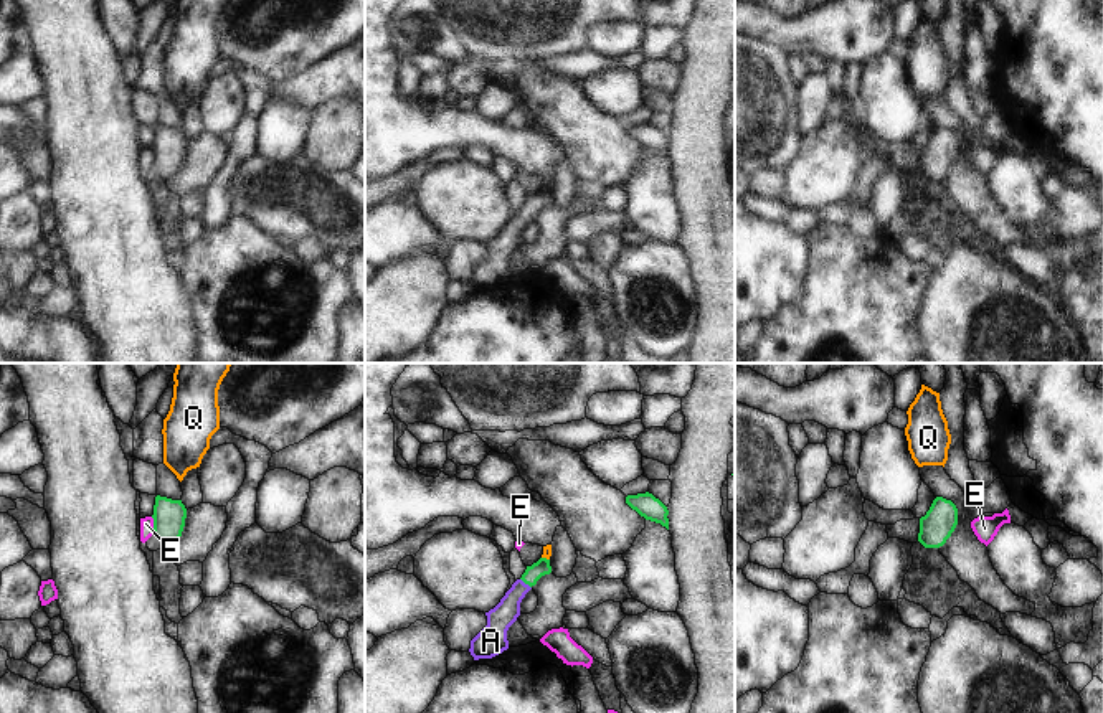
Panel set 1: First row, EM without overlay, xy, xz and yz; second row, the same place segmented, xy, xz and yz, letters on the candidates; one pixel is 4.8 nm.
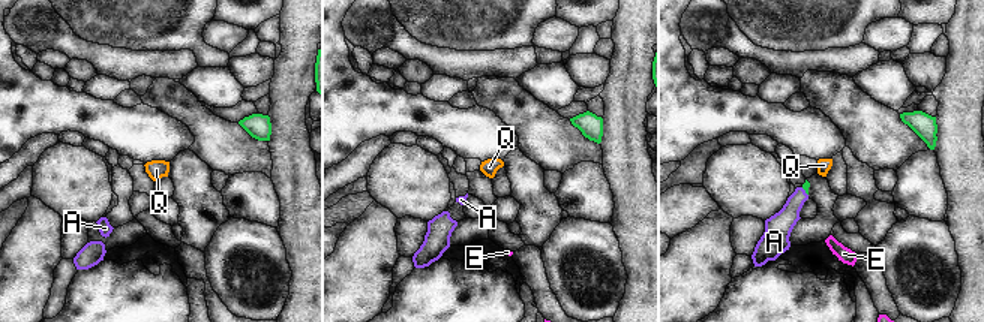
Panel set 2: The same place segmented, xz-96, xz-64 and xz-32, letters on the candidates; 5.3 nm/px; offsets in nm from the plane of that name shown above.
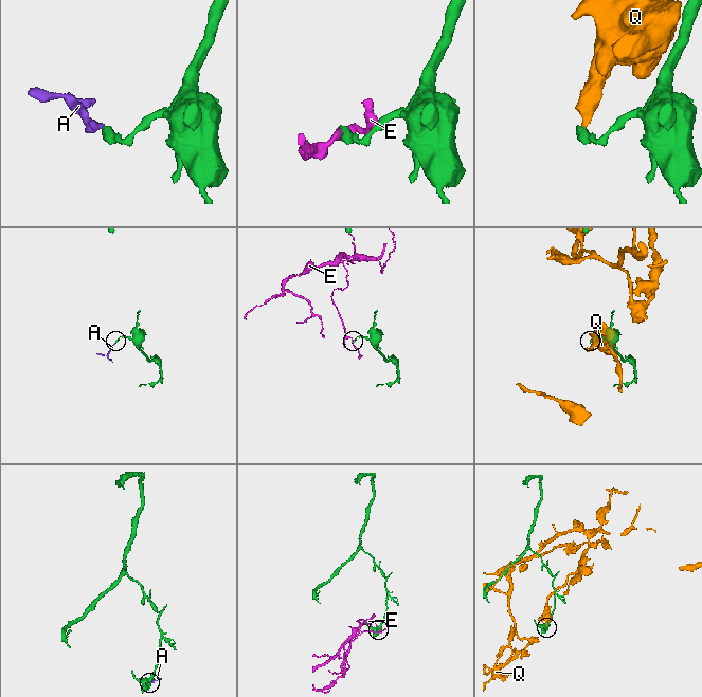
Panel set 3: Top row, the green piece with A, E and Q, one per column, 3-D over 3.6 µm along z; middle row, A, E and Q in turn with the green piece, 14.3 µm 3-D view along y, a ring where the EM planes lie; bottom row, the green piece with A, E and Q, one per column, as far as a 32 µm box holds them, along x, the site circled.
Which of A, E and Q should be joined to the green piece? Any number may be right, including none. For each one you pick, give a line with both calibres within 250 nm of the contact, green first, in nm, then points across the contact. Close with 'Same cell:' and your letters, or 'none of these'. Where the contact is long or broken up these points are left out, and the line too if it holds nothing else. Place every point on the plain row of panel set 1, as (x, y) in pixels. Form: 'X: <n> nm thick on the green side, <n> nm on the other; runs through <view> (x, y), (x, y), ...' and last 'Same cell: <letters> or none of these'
A: 80 nm thick on the green side, 120 nm on the other; runs through xz (542, 197), (525, 213), (512, 228), (504, 245)
Same cell: A

